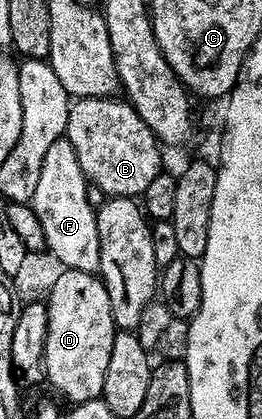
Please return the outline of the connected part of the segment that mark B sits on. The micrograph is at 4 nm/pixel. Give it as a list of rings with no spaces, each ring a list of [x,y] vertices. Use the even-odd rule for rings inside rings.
[[[74,98],[69,104],[64,138],[71,141],[86,180],[97,184],[106,197],[144,196],[147,185],[162,174],[162,148],[151,129],[147,129],[143,117],[124,98]]]

